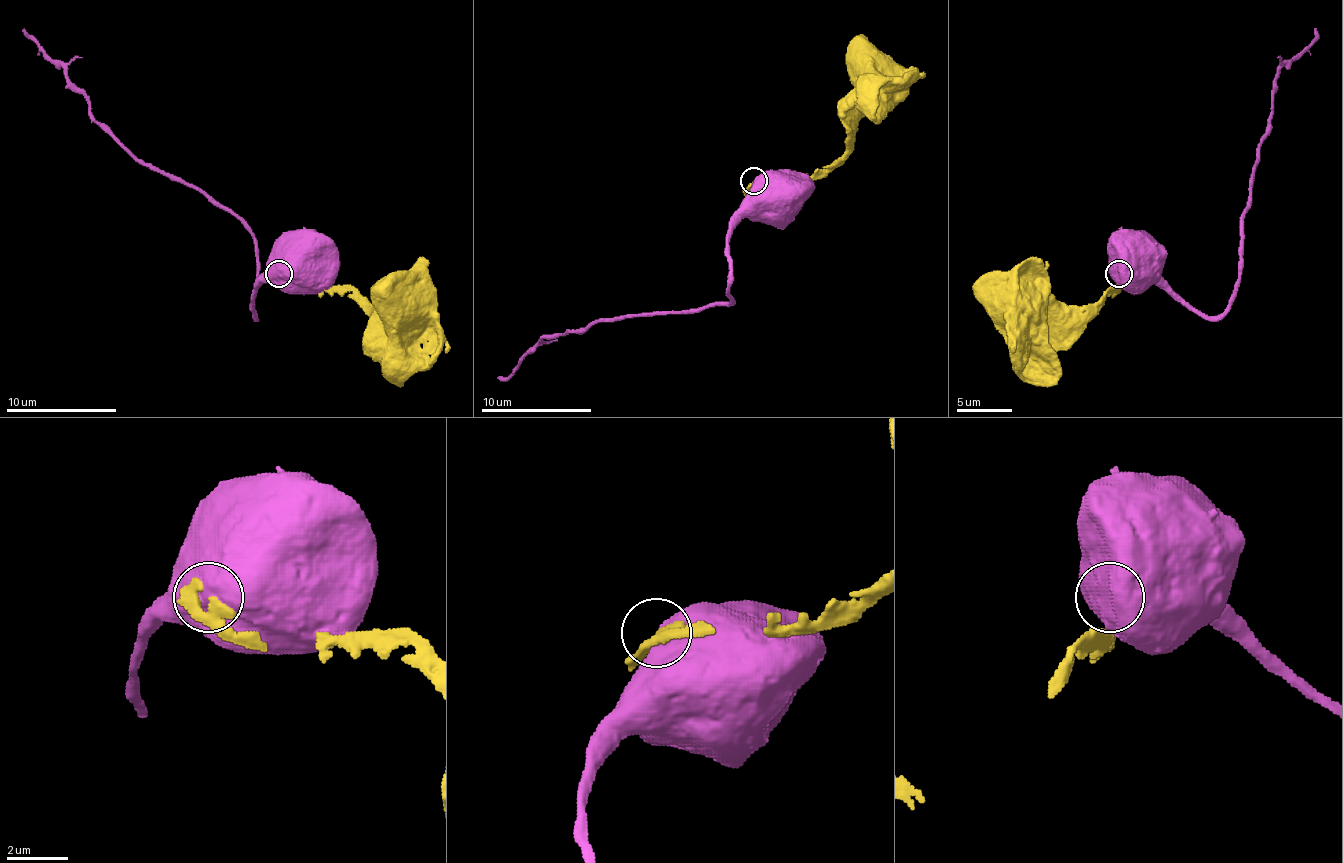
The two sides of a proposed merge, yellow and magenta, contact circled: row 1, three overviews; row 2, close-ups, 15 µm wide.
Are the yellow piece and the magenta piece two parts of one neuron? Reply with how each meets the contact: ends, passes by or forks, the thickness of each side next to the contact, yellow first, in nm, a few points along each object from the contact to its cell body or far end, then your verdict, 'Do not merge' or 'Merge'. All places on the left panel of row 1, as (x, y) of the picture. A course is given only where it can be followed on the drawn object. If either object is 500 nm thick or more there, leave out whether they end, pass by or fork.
Thickness 240 nm (yellow) against 750 nm. Course of yellow: (279, 274), (299, 291), (354, 291), (373, 307), (381, 299), (381, 291), (392, 288), (398, 296). Course of magenta: (279, 272), (301, 272). Do not merge

